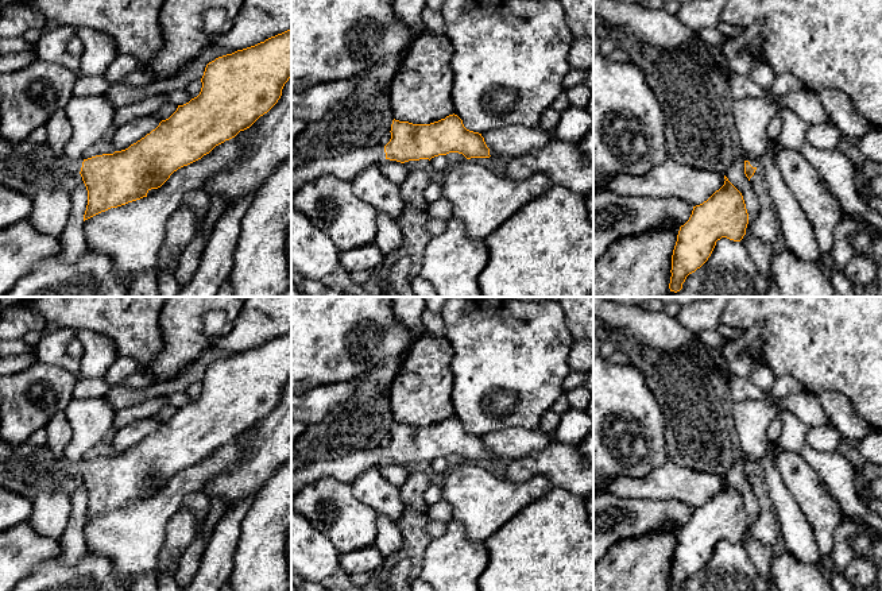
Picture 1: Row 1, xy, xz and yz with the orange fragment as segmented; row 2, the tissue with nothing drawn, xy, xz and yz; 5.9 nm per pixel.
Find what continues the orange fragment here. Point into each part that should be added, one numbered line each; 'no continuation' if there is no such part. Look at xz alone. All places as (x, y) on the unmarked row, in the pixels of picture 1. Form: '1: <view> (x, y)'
1: xz (347, 468)

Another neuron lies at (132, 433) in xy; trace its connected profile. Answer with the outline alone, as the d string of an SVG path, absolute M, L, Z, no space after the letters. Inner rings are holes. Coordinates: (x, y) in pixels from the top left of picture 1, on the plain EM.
M154 416L136 420L112 433L112 448L116 453L128 451L155 432L160 424Z

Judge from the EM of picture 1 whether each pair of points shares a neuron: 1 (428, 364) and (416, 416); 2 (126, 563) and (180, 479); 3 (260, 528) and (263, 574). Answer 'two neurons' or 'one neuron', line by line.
1: one neuron
2: one neuron
3: one neuron

